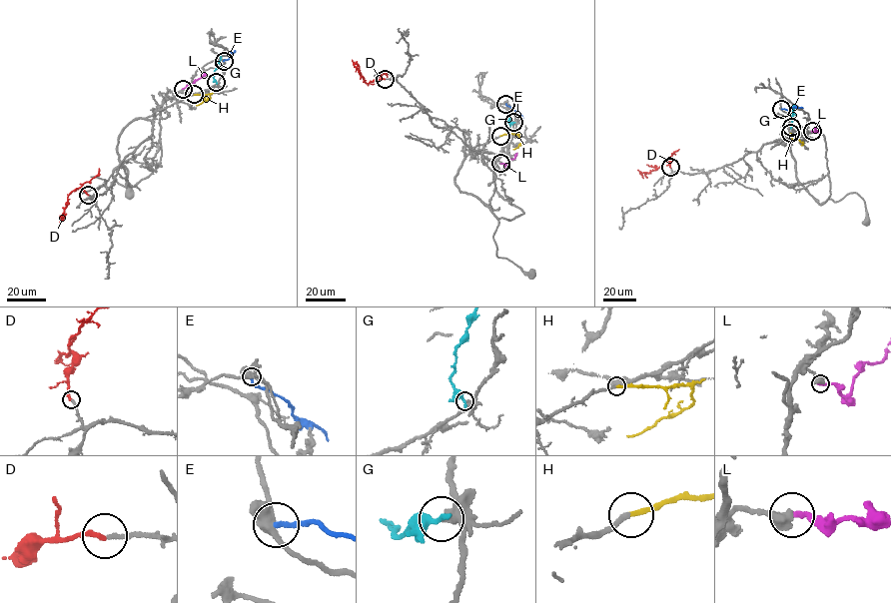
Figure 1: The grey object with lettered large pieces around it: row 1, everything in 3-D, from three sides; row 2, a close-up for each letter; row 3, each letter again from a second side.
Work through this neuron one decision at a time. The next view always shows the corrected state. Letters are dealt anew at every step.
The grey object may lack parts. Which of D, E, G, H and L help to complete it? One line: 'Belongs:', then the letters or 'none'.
Belongs: D, H

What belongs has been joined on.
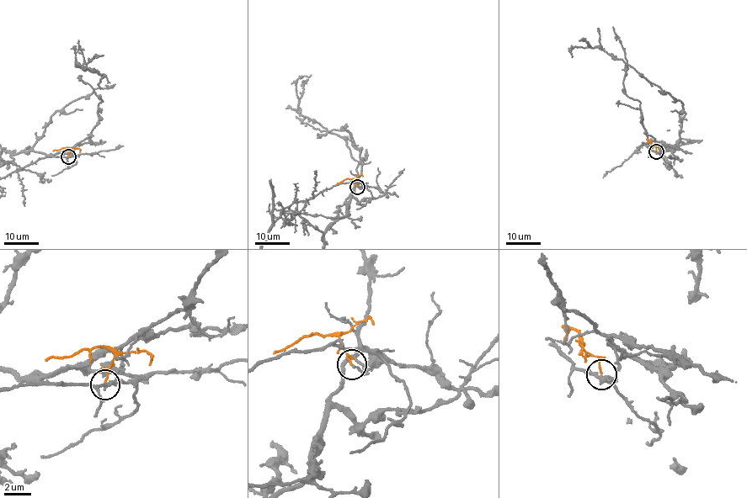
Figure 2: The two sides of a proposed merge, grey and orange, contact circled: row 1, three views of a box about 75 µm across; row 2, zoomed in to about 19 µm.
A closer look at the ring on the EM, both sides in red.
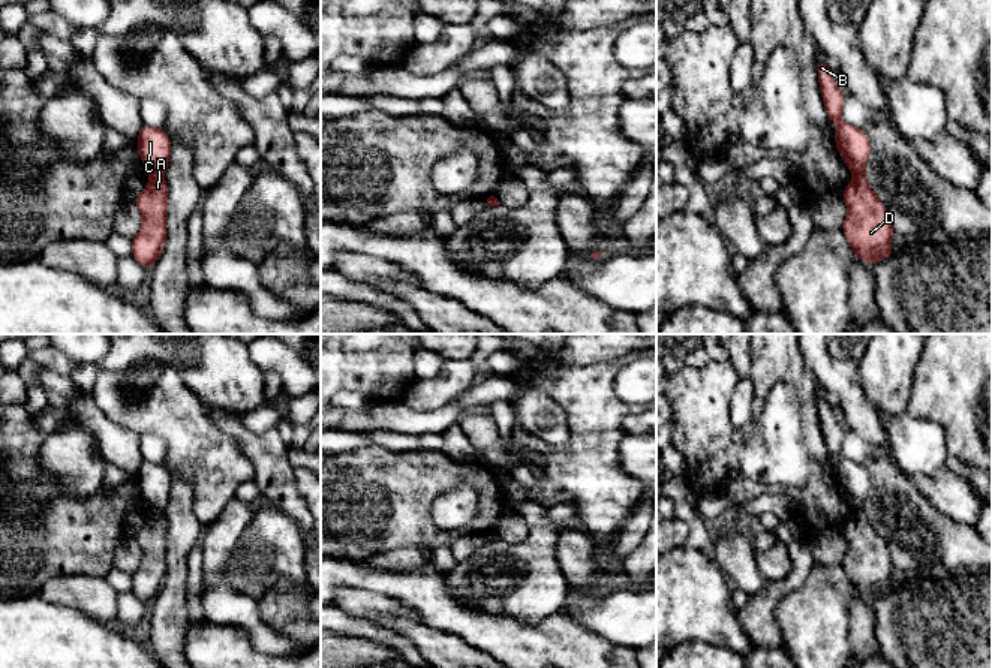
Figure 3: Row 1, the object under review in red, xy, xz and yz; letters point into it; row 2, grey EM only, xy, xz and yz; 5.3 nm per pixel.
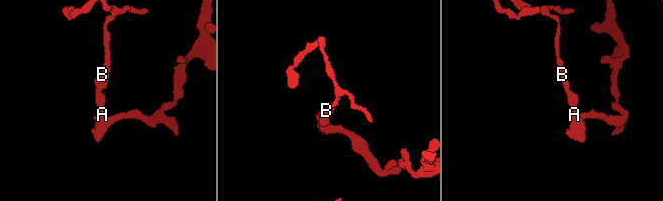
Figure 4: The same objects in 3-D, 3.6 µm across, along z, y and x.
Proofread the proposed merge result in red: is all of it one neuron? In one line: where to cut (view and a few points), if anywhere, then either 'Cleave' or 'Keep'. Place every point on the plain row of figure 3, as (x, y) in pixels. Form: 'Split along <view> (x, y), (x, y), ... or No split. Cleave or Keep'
Split along xy (152, 508), (161, 511). Cleave

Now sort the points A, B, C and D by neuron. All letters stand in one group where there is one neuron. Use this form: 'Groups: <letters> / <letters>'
Groups: A D / B C

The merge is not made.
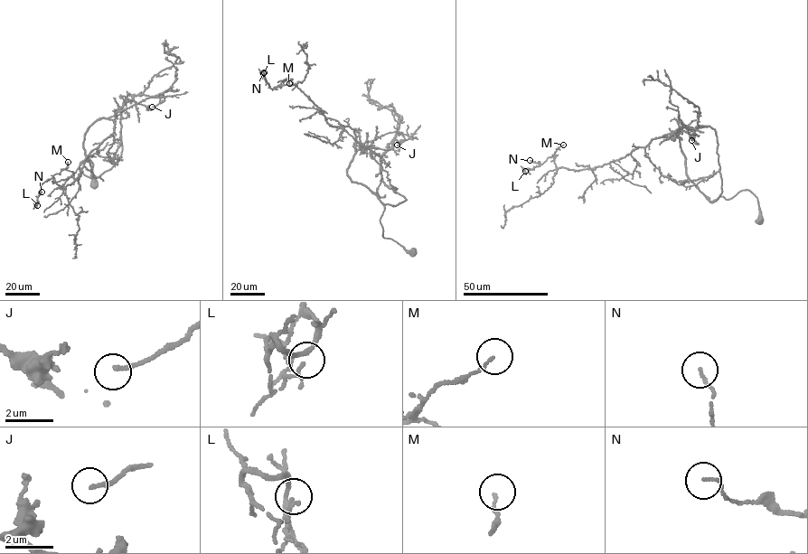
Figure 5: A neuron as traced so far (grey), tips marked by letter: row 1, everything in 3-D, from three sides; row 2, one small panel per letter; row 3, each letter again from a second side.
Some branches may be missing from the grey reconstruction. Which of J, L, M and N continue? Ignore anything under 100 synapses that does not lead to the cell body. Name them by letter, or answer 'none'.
none

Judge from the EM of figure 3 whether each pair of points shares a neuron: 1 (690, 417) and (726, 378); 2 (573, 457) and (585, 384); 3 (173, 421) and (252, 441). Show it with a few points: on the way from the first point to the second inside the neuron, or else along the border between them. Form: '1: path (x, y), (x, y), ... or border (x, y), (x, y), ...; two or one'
1: path (699, 408), (717, 387); one
2: path (585, 439), (585, 402); one
3: border (207, 408), (209, 417), (252, 462); two

